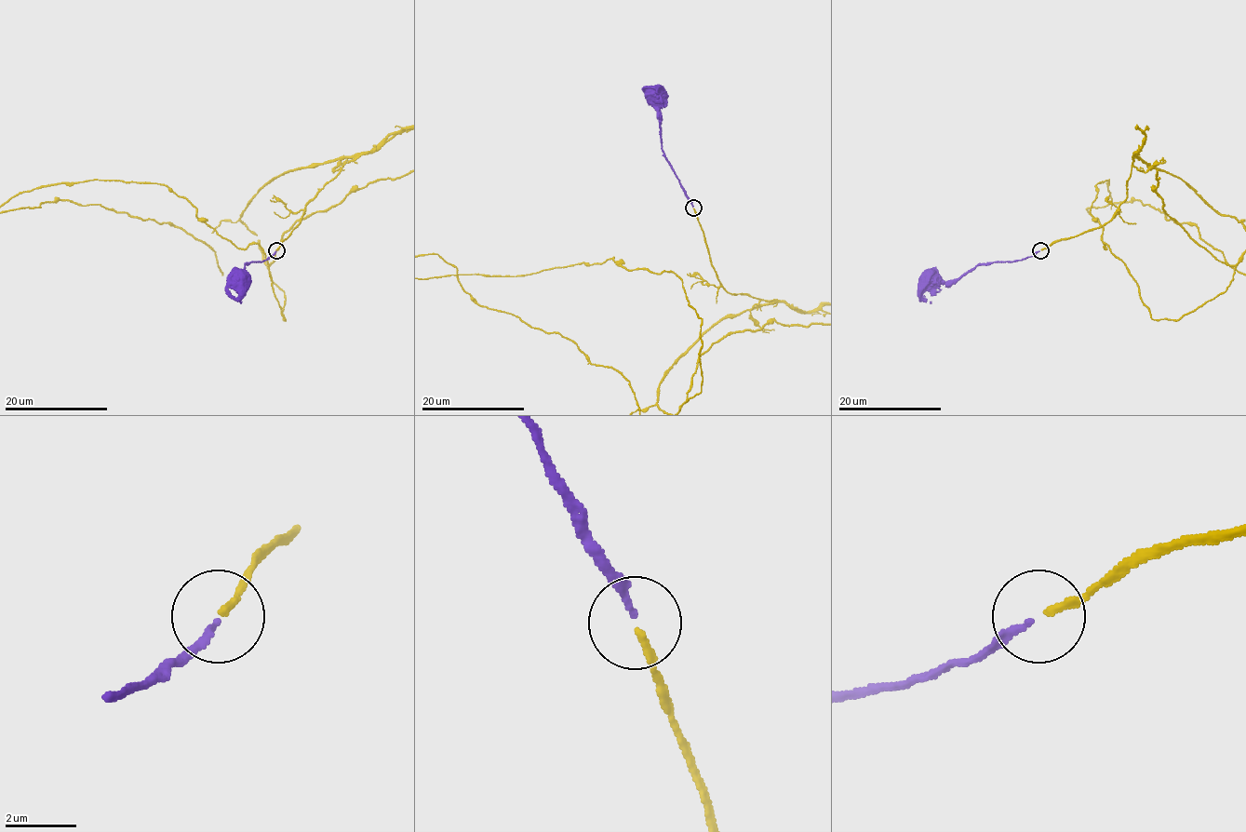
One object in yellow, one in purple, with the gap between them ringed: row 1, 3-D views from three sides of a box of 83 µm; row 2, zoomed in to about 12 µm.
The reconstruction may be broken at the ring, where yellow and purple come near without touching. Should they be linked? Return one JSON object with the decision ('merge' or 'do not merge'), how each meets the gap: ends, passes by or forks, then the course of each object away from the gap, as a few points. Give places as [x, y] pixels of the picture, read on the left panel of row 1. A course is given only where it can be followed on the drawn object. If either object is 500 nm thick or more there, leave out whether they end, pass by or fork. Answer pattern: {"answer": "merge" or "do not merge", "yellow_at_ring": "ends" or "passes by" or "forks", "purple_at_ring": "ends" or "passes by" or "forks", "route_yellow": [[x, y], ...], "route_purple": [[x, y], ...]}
{"answer": "merge", "yellow_at_ring": "ends", "purple_at_ring": "ends", "route_yellow": [[276, 249], [352, 157], [242, 211], [284, 320], [256, 243], [165, 185], [41, 185]], "route_purple": [[276, 251], [269, 259], [245, 265], [243, 279], [239, 283], [235, 283], [235, 279]]}

